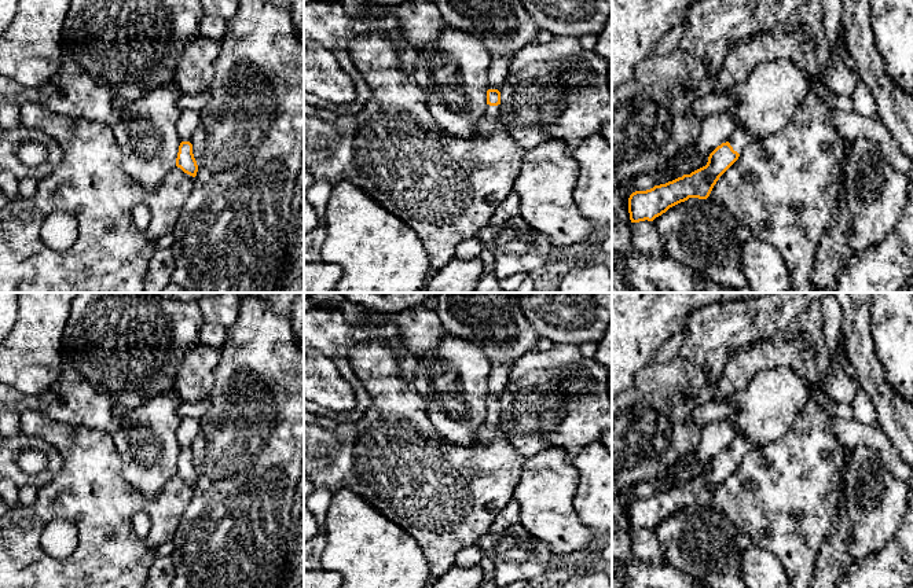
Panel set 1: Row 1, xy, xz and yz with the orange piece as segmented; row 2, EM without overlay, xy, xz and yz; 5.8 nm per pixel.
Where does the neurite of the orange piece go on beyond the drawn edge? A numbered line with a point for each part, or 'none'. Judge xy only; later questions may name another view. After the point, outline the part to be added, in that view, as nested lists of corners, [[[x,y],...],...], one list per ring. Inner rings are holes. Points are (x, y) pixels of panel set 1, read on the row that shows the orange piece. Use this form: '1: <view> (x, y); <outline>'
none

